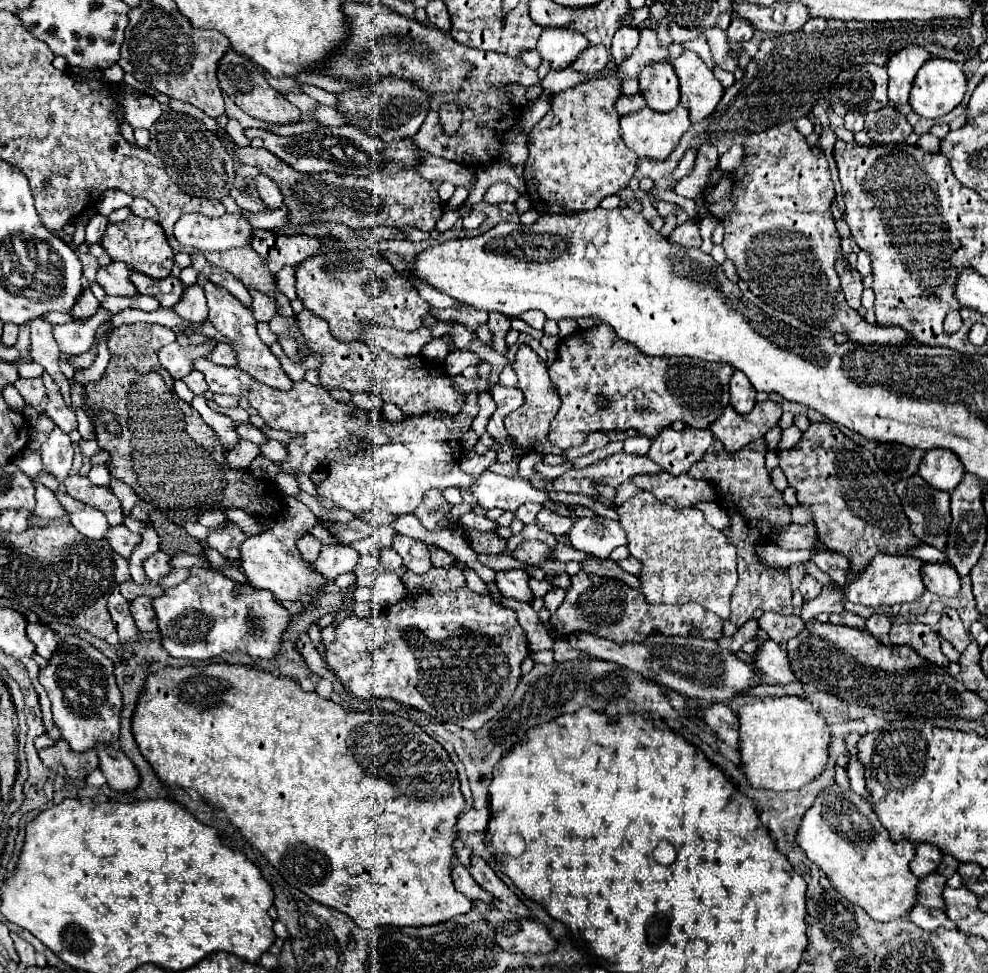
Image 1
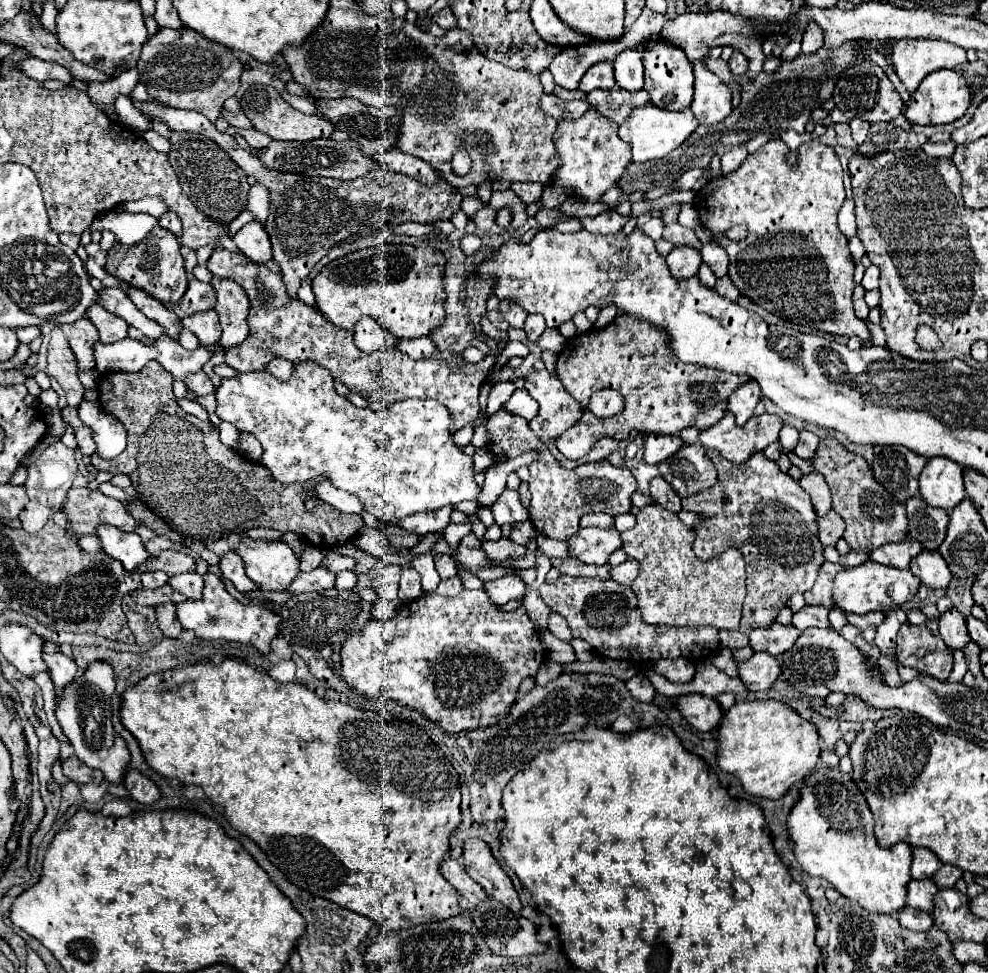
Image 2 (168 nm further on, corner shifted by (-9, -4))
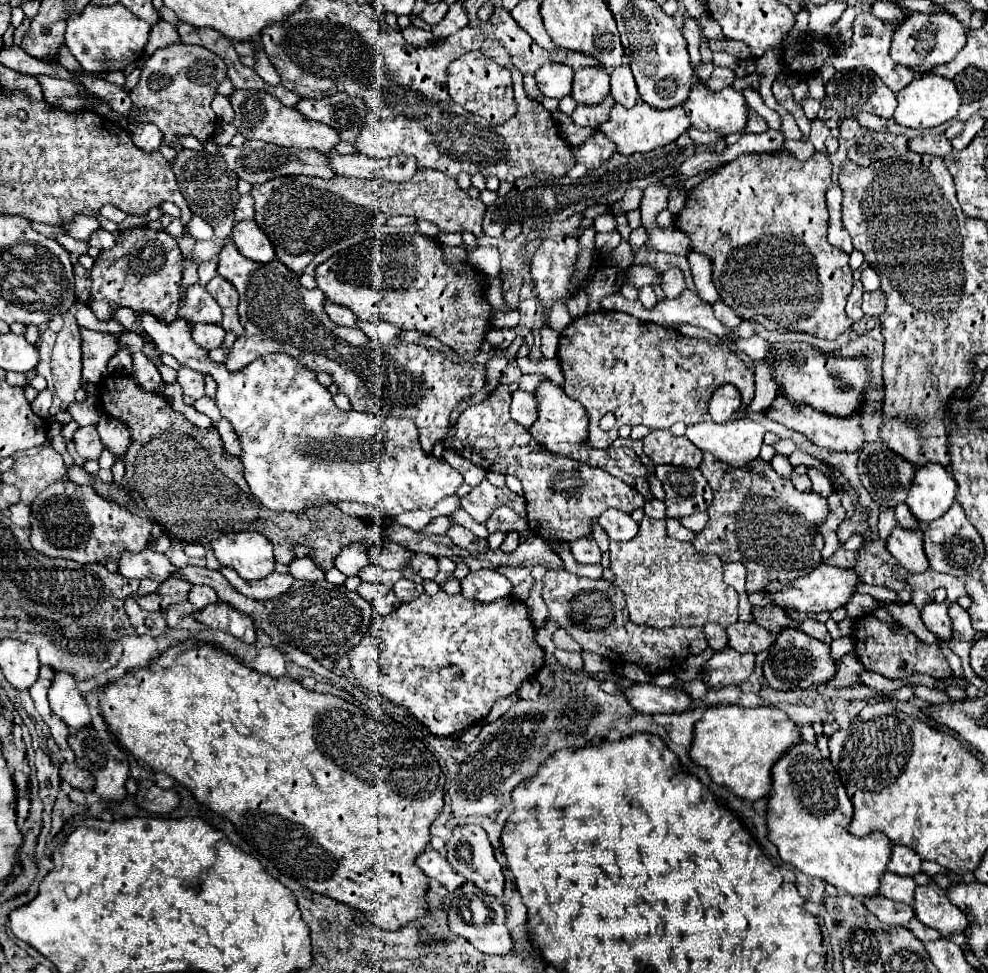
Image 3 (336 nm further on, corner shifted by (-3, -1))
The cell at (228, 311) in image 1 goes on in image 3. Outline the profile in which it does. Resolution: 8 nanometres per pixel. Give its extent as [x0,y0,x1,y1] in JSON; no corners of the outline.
[205,277,243,335]

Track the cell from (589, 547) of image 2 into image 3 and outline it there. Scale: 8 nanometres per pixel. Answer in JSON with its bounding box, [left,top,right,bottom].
[571,535,601,565]

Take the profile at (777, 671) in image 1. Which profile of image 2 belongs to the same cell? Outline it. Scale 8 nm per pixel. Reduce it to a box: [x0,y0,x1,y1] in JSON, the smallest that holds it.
[739,652,781,692]

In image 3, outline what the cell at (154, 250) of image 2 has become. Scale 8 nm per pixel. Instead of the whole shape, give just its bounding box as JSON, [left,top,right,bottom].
[87,227,183,323]

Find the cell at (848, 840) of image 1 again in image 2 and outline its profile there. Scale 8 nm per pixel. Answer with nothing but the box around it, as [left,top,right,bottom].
[787,762,913,916]

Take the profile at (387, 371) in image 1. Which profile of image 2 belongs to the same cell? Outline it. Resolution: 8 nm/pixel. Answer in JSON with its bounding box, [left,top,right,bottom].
[207,248,495,432]

